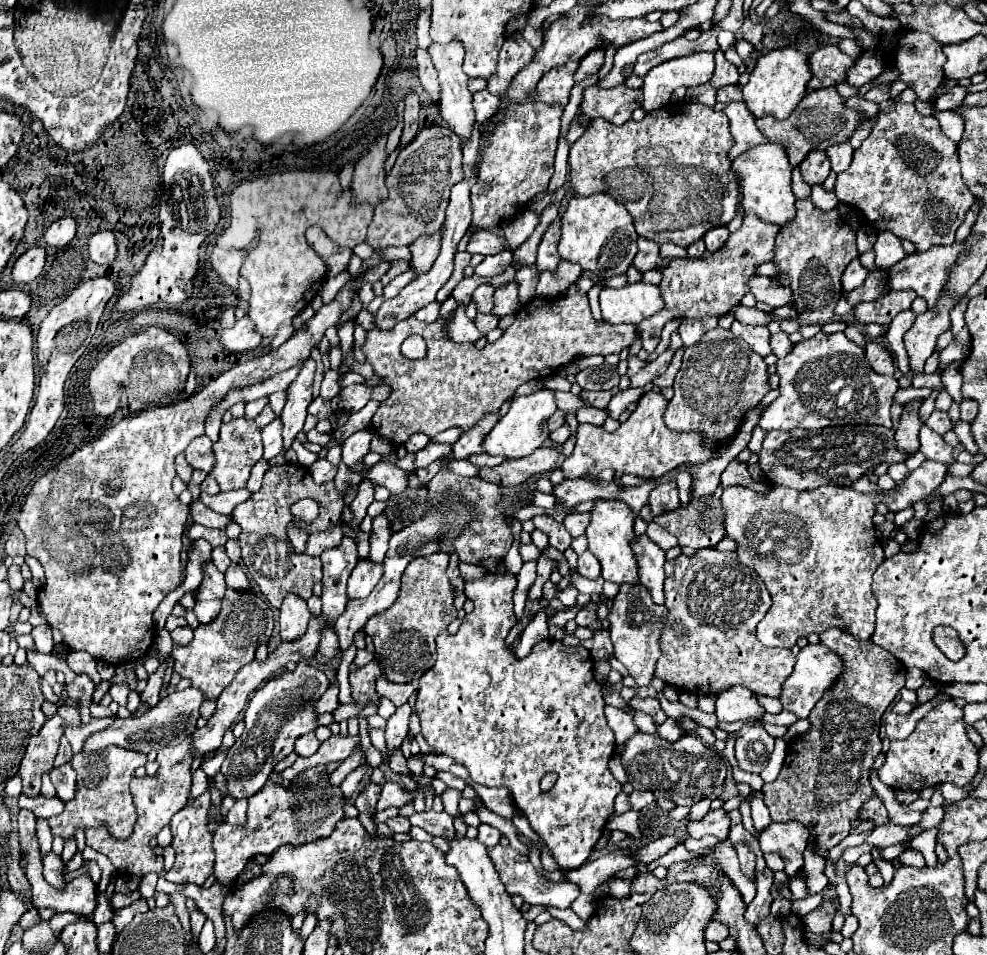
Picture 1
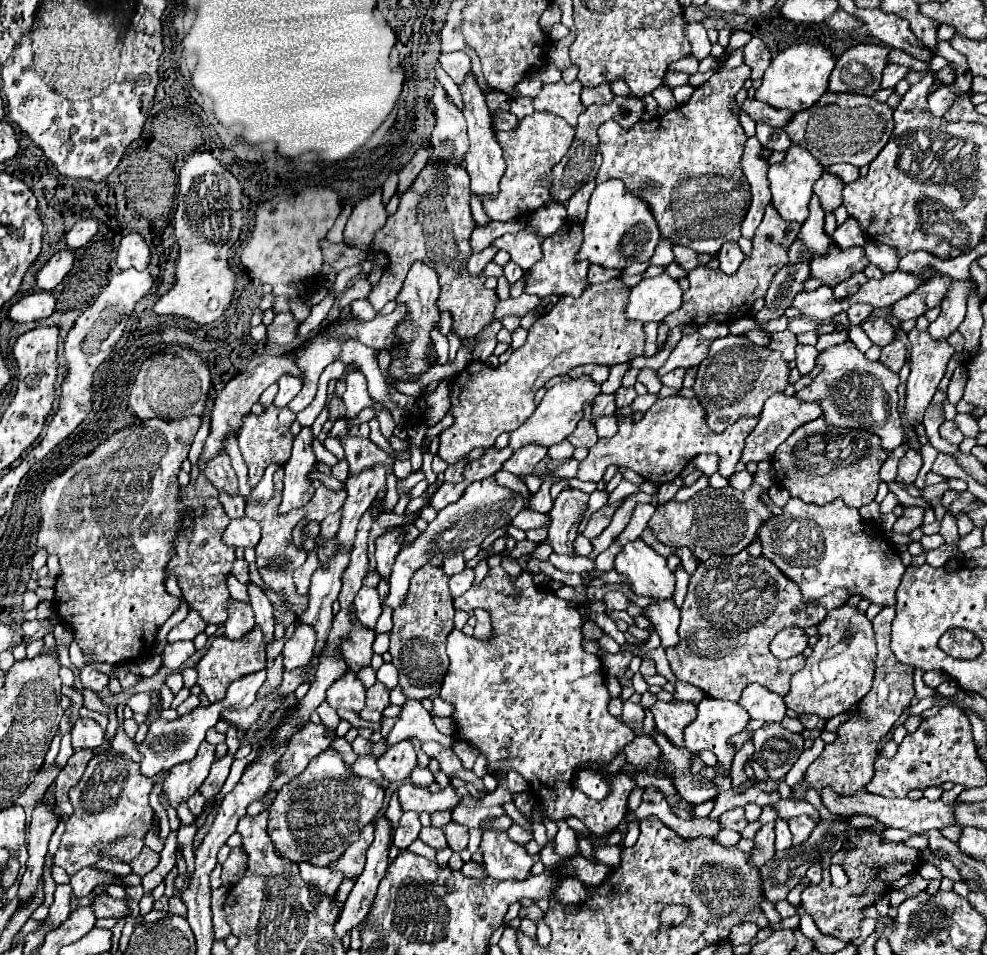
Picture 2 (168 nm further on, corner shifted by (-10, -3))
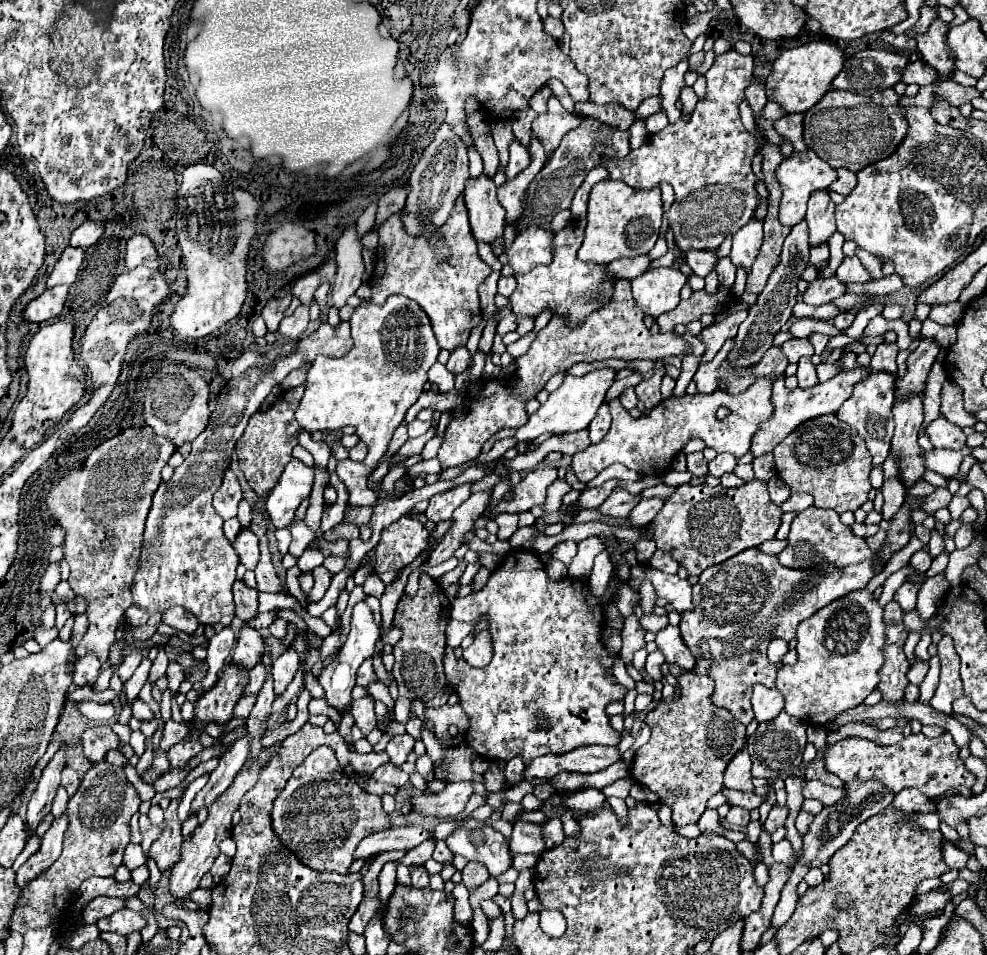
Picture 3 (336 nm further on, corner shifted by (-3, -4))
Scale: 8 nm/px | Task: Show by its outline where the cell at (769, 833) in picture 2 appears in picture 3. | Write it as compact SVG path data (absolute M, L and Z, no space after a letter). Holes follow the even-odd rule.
M773 806L773 810L769 812L767 820L763 822L763 830L767 830L769 834L773 834L773 832L775 832L779 826L783 826L783 824L785 824L787 814L789 814L789 808L787 808L787 806L783 806L783 808Z

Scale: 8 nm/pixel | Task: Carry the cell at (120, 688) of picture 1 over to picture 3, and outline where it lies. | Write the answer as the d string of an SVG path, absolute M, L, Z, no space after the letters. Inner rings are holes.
M137 698L133 702L133 718L137 718L137 720L153 720L151 708L141 698Z

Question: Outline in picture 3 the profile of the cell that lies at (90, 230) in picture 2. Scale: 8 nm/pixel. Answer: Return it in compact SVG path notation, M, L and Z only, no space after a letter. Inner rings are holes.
M83 222L73 234L71 234L71 240L69 244L71 246L79 246L79 248L87 248L91 244L95 244L103 234L103 224L101 222Z

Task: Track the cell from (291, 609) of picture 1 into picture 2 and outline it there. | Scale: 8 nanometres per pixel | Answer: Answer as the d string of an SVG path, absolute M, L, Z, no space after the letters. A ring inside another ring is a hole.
M298 625L294 637L286 641L282 653L284 653L284 669L300 669L306 667L314 651L314 631L310 631L308 625Z

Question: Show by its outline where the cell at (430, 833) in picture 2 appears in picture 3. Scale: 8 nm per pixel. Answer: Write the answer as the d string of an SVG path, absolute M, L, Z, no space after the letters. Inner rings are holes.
M437 840L435 850L433 850L433 860L441 862L441 864L447 864L447 862L451 862L451 860L453 860L453 854L451 854L451 850L447 850L445 840Z

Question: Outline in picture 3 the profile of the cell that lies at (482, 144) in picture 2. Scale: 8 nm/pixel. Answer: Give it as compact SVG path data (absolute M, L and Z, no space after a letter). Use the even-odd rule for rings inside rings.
M487 174L469 178L463 190L463 198L469 212L469 224L477 240L493 242L503 234L505 210L499 204L495 184Z

